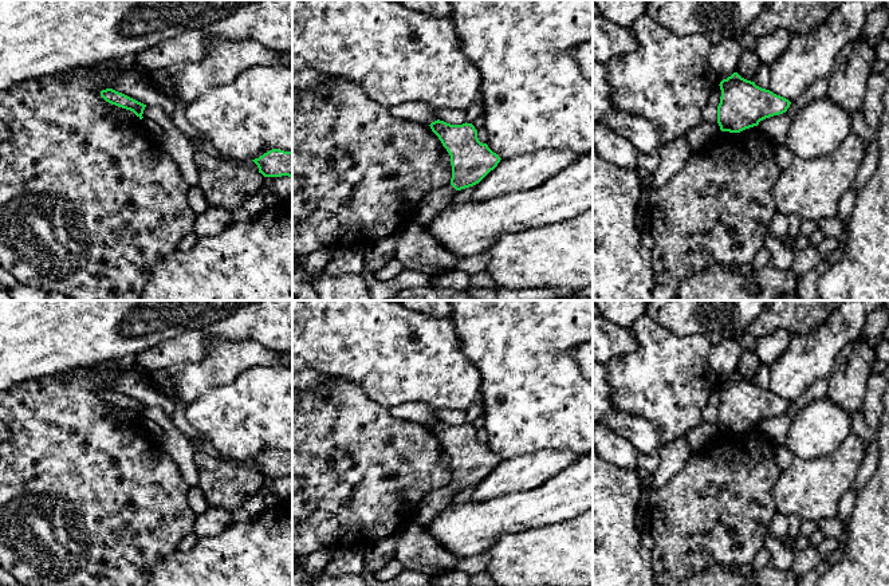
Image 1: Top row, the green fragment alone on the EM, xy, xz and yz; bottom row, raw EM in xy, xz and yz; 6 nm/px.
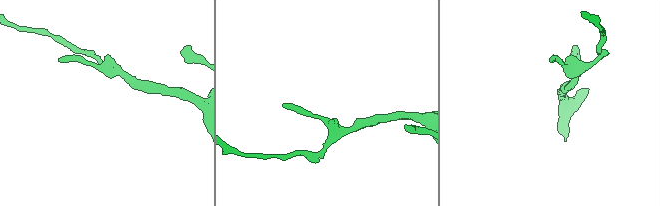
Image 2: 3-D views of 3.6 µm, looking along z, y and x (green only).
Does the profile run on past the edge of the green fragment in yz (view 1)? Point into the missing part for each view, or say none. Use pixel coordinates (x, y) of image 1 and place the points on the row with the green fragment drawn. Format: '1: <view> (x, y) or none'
1: none

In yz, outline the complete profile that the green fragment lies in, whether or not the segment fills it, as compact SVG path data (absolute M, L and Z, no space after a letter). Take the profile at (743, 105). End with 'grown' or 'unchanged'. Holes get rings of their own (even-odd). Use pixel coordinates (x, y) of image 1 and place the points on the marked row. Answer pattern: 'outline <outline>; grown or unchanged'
outline M733 72L720 82L717 123L721 131L740 133L787 111L791 102Z; unchanged

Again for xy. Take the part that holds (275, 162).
outline M272 149L252 161L264 177L292 177L292 152Z; unchanged

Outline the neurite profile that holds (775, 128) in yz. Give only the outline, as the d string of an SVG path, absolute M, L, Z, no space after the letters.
M783 113L760 121L758 127L766 138L774 141L776 145L784 145L791 122L792 118L787 113Z

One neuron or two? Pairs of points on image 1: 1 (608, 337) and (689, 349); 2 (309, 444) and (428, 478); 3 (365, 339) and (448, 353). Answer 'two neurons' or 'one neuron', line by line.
1: two neurons
2: one neuron
3: one neuron

